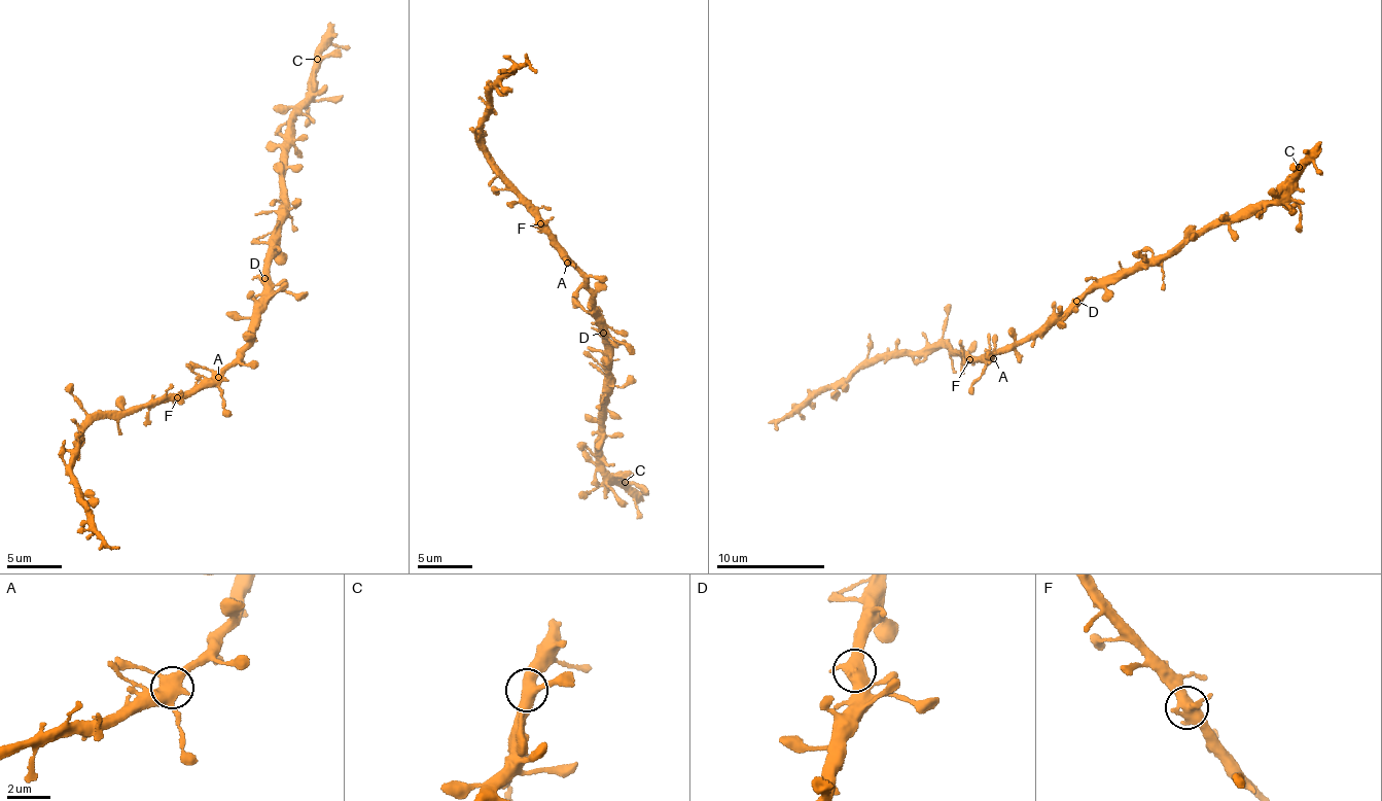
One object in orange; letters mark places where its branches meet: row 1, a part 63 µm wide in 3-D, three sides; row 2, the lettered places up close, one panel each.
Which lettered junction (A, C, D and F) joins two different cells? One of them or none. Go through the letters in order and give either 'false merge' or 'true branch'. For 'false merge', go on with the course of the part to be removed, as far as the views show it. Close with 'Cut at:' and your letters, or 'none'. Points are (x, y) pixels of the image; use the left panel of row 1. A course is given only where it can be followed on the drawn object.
A: true branch
C: true branch
D: true branch
F: true branch
Cut at: none

